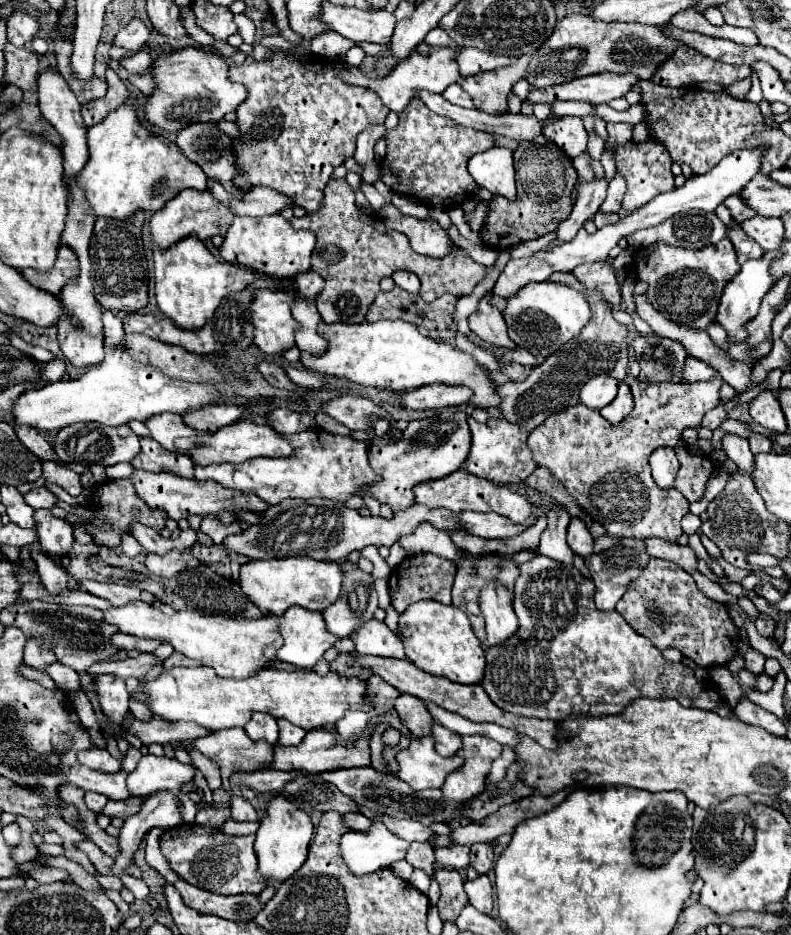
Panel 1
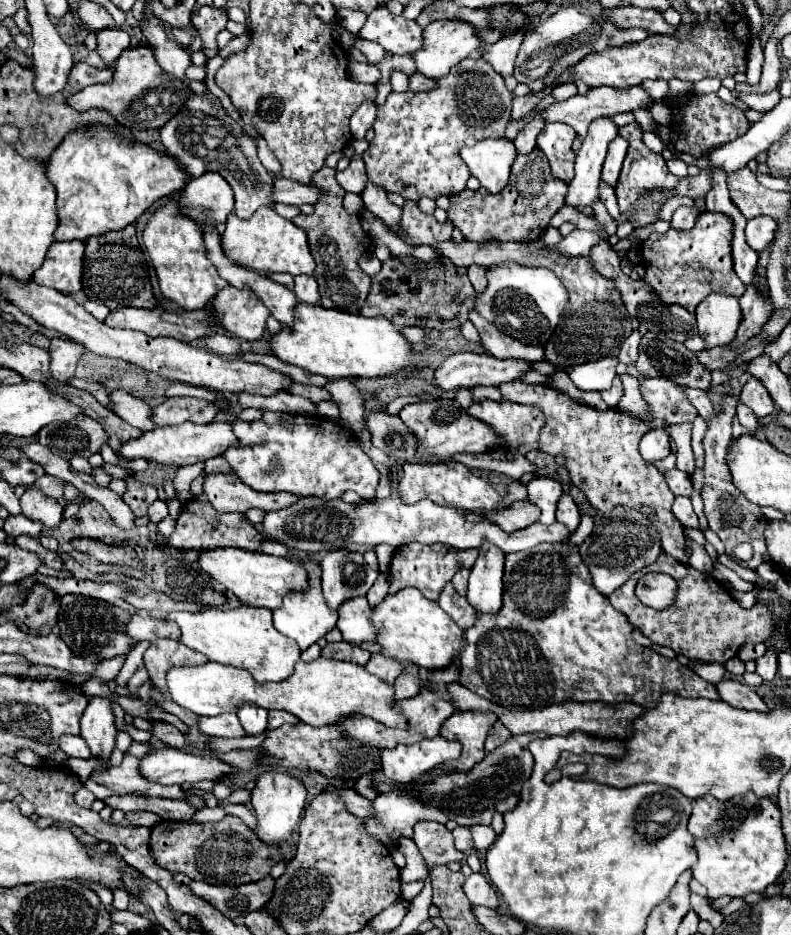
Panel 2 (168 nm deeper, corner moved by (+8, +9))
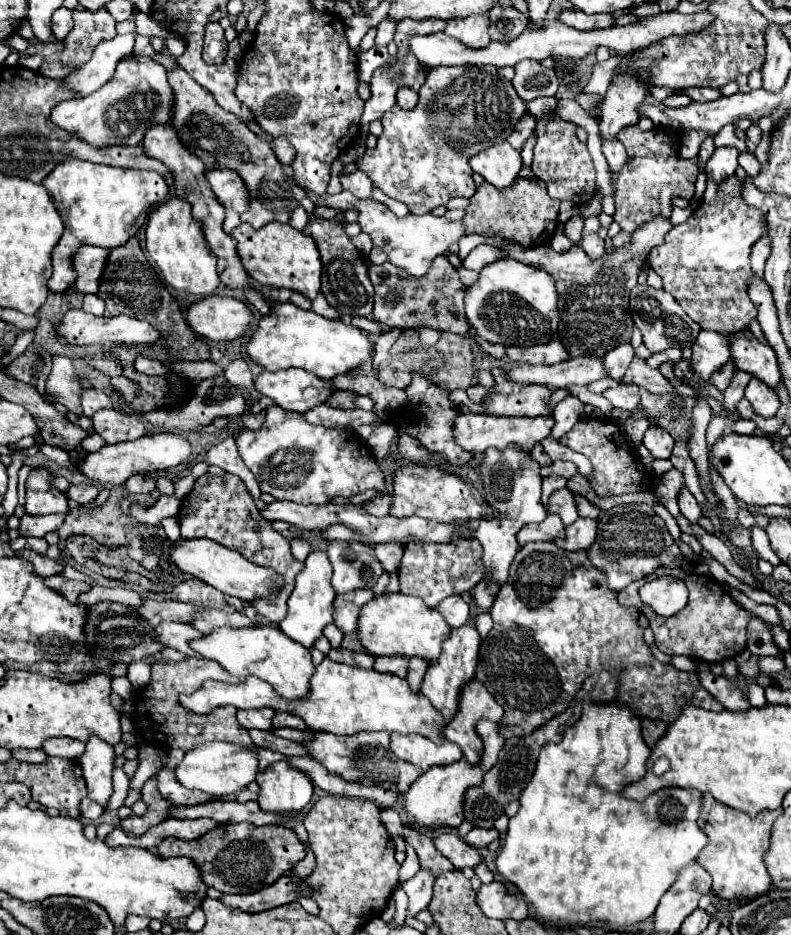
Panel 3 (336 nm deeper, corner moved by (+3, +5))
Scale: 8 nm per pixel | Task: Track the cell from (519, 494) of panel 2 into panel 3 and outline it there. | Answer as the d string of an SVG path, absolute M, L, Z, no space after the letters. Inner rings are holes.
M511 446L509 450L487 450L485 456L485 470L481 470L483 486L485 486L485 500L499 512L493 520L479 520L475 538L483 546L483 566L485 566L485 580L495 580L499 586L507 582L511 562L519 550L517 544L517 530L529 522L541 522L547 516L545 506L541 506L541 476L537 474L539 464L527 454Z

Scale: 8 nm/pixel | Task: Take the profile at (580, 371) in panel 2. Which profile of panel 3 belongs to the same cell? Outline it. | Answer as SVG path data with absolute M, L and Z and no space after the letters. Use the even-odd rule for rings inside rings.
M631 344L629 346L617 346L617 350L611 350L609 354L605 354L603 366L605 366L609 378L615 382L621 382L621 378L625 376L625 370L631 364L633 356L635 356L635 352L633 352Z

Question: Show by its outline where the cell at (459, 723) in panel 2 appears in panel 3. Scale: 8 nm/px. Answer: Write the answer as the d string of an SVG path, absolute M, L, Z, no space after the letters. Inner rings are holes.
M469 682L465 690L461 692L461 702L459 702L459 714L445 726L443 734L447 740L455 742L461 746L465 758L469 764L477 764L481 760L483 752L483 740L477 734L475 726L479 720L491 720L491 722L501 722L503 710L495 702L493 694L489 694L481 682Z

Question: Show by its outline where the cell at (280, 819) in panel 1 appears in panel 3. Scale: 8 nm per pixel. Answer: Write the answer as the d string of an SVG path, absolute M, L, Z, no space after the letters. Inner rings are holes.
M275 762L265 772L259 772L257 784L261 788L259 806L265 812L295 818L311 802L313 782L287 762Z

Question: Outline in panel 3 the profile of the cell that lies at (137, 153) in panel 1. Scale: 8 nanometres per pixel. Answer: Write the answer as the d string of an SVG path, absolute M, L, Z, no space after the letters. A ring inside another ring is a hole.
M73 156L59 162L53 172L43 180L43 184L49 194L53 194L55 206L61 212L65 224L65 232L51 254L53 276L49 278L49 290L53 292L65 292L71 286L71 256L75 254L77 246L93 244L113 248L125 244L145 224L151 208L165 202L169 196L169 186L165 178L161 178L161 174L157 172L91 164Z

